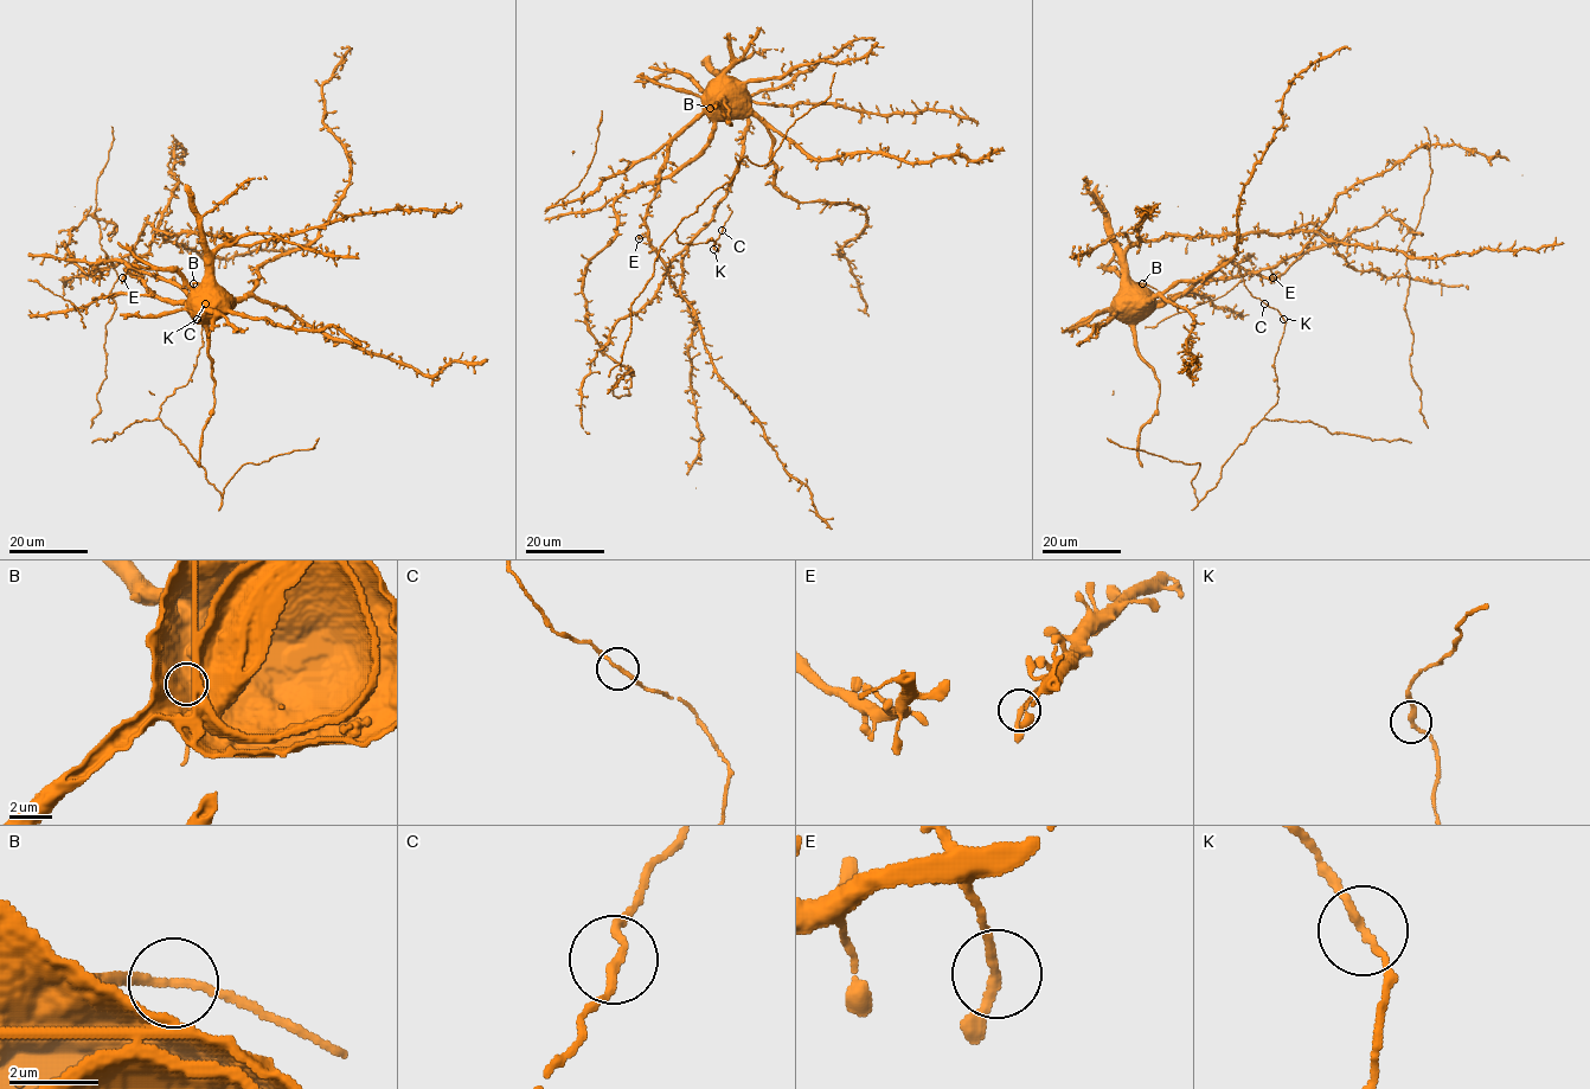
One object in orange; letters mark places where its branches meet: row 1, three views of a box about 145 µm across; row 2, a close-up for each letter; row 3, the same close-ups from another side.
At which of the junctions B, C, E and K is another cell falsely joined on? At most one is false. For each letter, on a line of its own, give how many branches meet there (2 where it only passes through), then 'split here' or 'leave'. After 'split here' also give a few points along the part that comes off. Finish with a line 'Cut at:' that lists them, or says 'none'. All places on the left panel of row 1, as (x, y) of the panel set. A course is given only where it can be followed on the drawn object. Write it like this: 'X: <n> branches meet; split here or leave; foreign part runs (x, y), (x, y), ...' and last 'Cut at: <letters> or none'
B: 2 branches meet; leave
C: 2 branches meet; leave
E: 2 branches meet; leave
K: 2 branches meet; leave
Cut at: none

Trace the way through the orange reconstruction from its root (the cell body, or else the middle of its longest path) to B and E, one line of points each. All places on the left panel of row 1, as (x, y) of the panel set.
B: (211, 315), (205, 308), (205, 289), (193, 283)
E: (211, 315), (203, 319), (187, 303), (161, 300), (130, 269), (122, 277)

